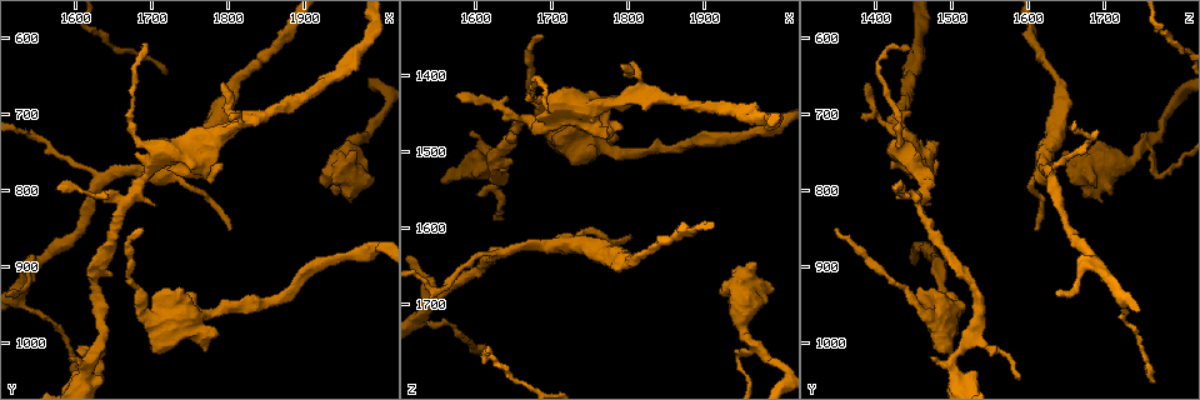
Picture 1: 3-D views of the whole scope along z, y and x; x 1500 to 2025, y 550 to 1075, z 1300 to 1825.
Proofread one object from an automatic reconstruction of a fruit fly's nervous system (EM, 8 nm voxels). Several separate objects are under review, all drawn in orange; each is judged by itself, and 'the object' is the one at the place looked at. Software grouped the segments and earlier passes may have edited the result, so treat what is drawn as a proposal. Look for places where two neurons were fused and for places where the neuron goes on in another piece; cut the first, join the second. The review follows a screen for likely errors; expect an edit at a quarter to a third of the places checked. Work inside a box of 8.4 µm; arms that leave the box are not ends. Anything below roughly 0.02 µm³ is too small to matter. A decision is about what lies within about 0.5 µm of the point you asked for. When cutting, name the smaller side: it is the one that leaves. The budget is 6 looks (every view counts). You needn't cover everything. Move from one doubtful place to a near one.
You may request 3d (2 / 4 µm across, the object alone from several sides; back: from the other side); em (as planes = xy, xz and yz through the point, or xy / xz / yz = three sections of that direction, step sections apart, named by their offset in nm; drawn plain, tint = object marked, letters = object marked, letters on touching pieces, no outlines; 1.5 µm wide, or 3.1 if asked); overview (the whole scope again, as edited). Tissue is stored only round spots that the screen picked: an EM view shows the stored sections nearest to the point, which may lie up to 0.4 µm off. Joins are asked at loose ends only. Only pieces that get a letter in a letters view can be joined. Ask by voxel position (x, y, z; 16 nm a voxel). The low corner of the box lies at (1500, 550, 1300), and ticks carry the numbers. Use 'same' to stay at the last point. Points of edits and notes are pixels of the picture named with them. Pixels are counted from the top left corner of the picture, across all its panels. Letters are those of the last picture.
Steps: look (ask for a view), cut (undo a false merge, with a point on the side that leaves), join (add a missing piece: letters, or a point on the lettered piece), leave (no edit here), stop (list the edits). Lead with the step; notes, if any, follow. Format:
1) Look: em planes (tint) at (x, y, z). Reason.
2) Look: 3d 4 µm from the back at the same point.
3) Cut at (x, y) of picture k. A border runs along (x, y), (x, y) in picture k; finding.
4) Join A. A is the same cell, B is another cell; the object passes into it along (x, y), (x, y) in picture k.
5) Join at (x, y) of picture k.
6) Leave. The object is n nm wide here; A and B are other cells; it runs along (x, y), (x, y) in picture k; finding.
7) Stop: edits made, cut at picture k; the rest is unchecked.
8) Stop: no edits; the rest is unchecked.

Look: em planes (letters) at (1715, 780, 1620). Thick turns thin.

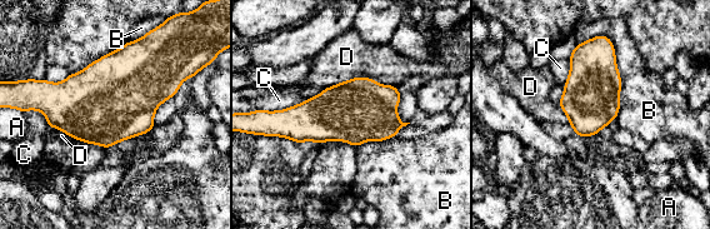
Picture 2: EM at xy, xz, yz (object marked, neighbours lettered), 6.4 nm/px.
Leave. A, B, C and D are other cells; a border runs along (395, 85), (351, 78), (308, 99) in picture 2; all the same neuron.

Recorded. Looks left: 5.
Look: em xz step 8 (letters) at (1595, 1020, 1475). Free end.

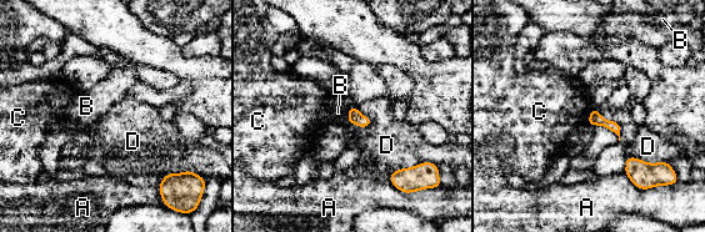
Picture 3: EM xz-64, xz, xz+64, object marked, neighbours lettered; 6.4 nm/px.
Look: em planes (letters) at the same point.

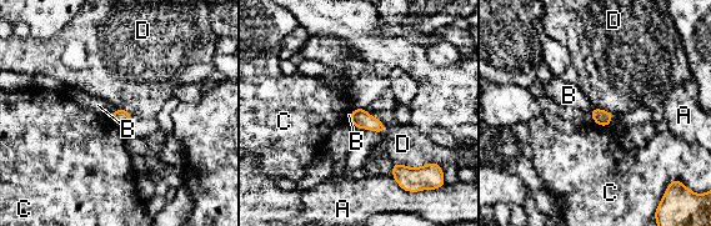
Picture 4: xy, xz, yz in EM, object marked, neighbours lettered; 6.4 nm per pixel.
Leave. A, B, C and D are other cells; a border runs along (431, 161), (419, 166), (392, 166) in picture 4; no lettered piece goes on from it.

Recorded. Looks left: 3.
Look: em xy step 8 (letters) at (1700, 775, 1460).

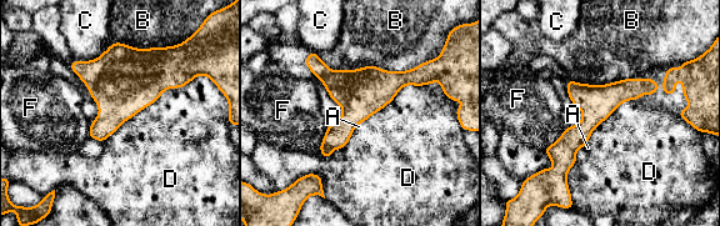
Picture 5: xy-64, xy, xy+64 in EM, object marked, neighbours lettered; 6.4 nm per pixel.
Leave. The longest contact is with B, 700 nm; A, B, C, D and F are other cells; a border runs along (436, 81), (405, 85), (363, 122) in picture 5; one neuron here.

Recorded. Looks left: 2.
Stop: no edits; the rest is unchecked.

